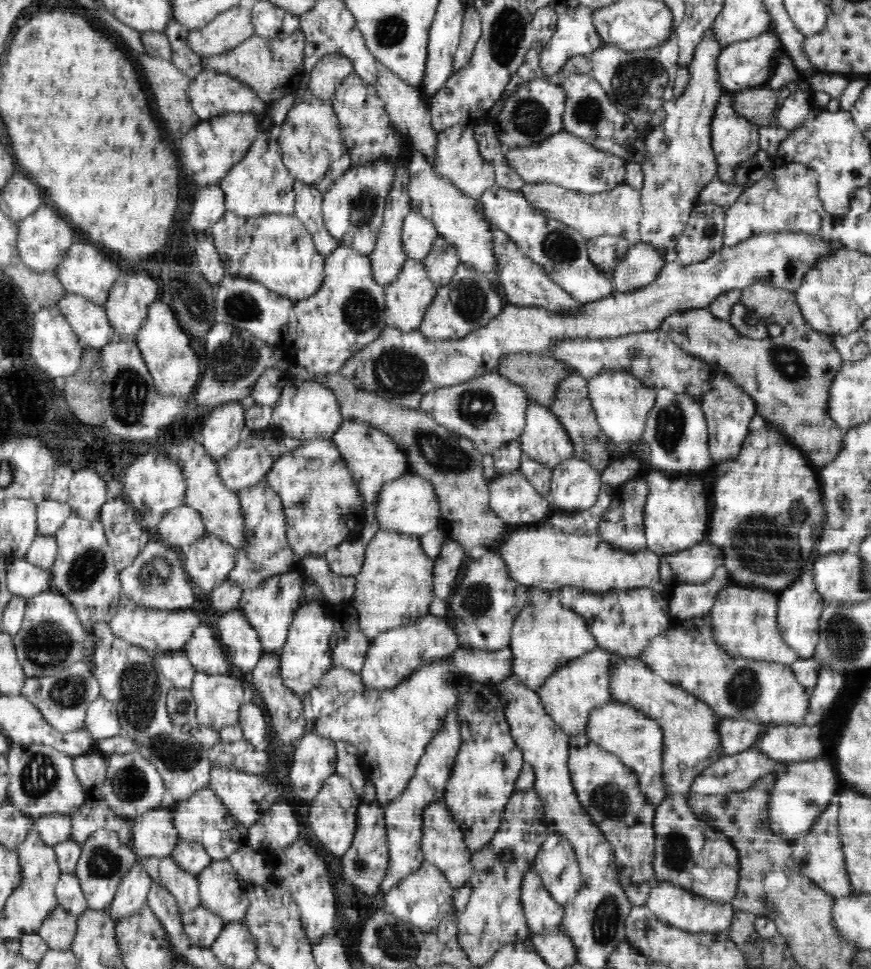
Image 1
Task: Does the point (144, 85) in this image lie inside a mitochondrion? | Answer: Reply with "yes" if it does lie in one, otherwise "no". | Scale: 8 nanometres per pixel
no

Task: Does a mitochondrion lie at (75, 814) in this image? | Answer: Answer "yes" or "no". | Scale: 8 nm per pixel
no

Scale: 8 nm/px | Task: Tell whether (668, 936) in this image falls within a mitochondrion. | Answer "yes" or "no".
no

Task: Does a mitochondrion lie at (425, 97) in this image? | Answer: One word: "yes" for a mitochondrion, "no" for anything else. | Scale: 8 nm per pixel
no

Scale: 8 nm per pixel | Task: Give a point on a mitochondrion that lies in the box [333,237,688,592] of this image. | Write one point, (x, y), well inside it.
(399, 372)

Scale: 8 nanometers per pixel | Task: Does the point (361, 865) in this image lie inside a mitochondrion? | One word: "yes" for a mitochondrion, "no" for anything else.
yes

